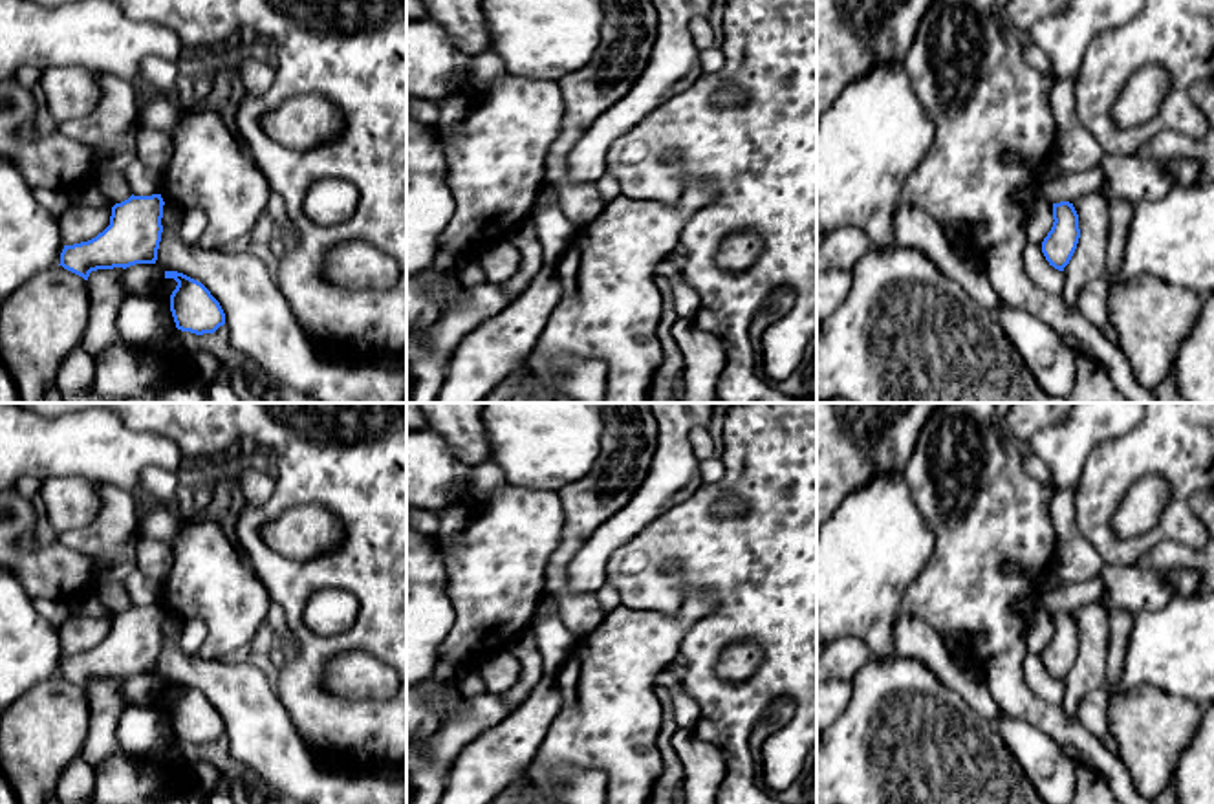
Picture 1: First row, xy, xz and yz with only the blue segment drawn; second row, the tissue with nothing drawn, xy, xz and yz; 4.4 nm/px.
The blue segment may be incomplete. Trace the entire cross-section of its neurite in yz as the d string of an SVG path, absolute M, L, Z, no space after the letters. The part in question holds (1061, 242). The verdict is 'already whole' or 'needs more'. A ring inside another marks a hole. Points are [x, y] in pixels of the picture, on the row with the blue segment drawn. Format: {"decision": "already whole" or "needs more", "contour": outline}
{"decision": "already whole", "contour": "M1069 201L1053 203L1053 227L1042 242L1042 253L1049 266L1058 271L1069 264L1079 238L1079 214Z"}

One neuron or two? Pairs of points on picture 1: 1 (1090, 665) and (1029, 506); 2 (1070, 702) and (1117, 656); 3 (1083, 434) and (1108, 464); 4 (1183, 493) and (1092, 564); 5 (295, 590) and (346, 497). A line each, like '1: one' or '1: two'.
1: two
2: two
3: two
4: two
5: one

